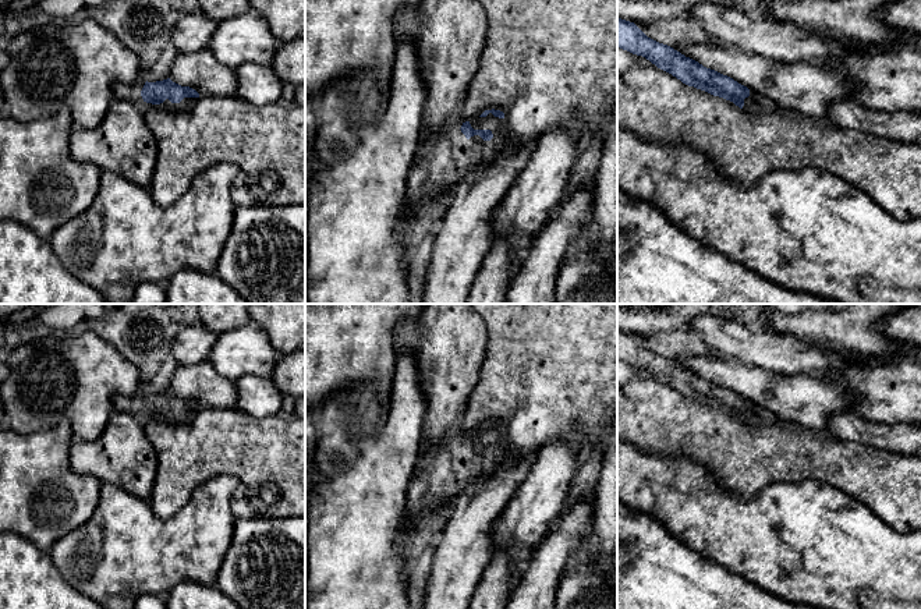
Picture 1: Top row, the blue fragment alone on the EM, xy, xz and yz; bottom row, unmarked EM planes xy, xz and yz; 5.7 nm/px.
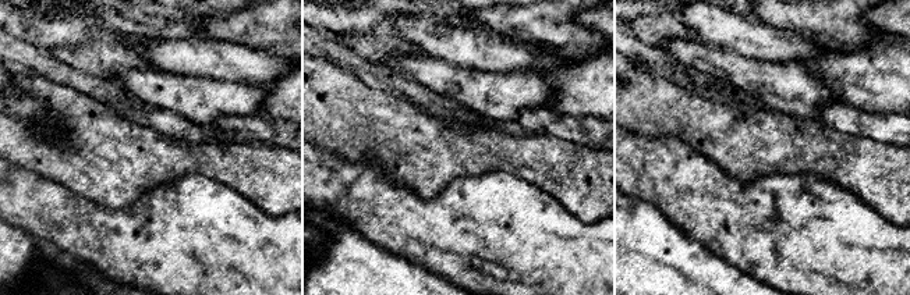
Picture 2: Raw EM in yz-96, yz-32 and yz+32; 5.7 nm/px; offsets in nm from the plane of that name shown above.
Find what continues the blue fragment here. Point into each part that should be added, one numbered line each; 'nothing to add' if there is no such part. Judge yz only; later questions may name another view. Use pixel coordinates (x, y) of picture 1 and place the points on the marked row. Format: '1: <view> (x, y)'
1: yz (755, 102)

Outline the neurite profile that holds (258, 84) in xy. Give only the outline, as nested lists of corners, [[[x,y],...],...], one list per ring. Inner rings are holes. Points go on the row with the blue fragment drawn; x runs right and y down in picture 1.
[[[247,63],[235,70],[237,91],[234,96],[255,106],[280,102],[283,81],[272,65]]]

